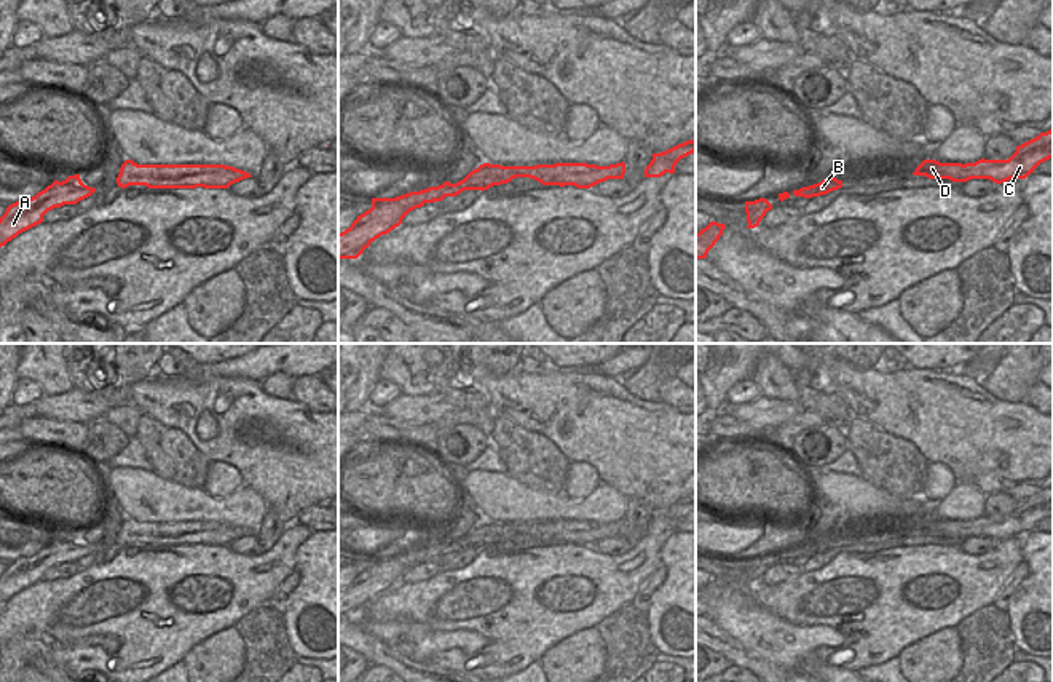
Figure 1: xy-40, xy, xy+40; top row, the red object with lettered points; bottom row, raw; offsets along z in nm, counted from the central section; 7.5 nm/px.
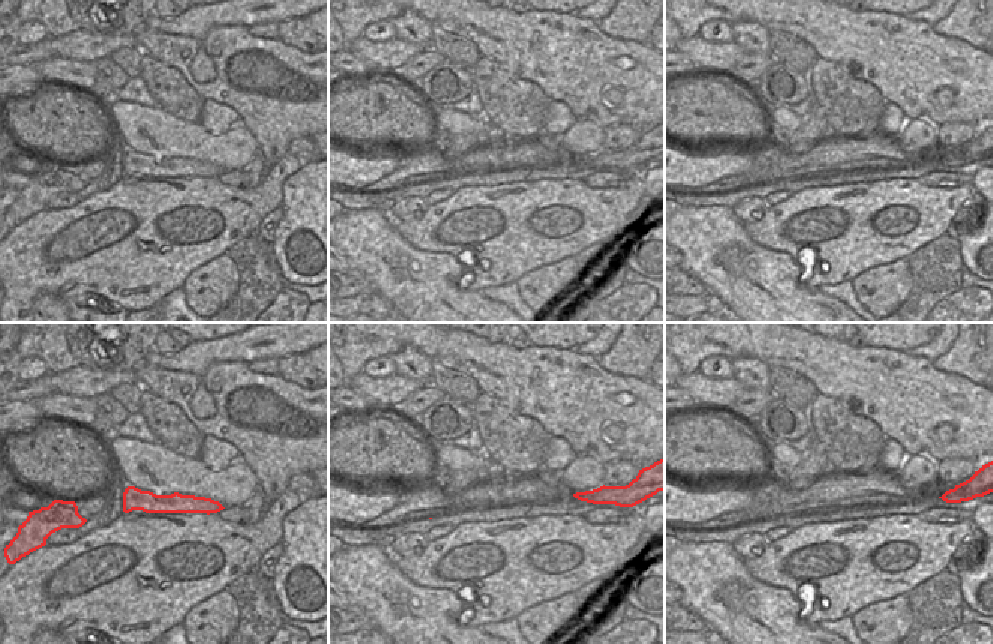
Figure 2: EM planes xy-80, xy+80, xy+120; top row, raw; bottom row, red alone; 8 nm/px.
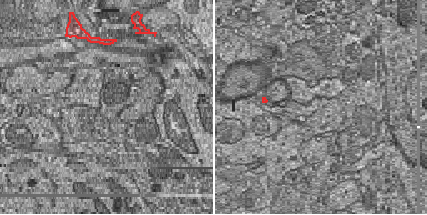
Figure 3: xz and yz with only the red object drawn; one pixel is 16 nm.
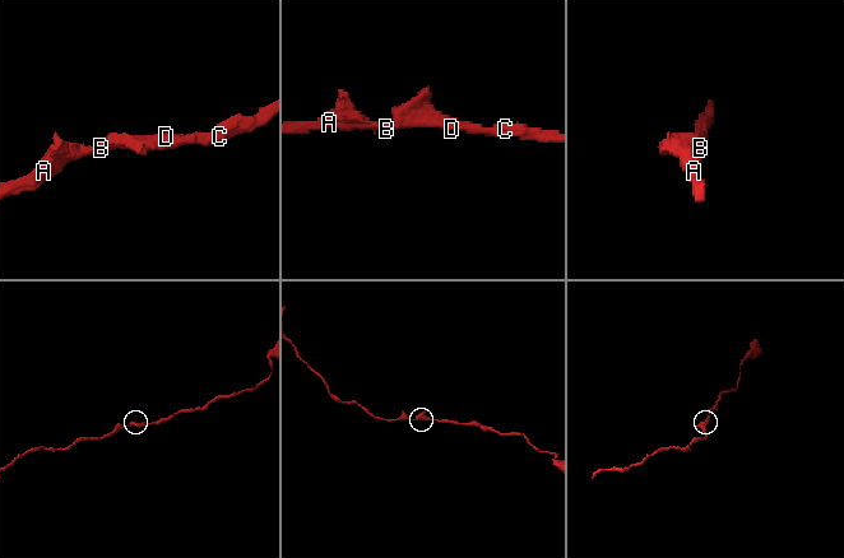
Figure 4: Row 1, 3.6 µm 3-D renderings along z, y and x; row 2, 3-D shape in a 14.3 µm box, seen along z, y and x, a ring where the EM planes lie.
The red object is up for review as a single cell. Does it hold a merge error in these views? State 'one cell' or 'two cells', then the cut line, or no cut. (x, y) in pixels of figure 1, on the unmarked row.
one cell; cut none

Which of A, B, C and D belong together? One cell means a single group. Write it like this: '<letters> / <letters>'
A B C D

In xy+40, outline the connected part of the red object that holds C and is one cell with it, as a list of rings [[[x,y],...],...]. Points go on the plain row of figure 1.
[[[1053,487],[1040,490],[1037,495],[1018,503],[1008,517],[981,516],[965,522],[924,517],[913,532],[929,537],[949,537],[952,540],[989,537],[1002,541],[1010,537],[1026,537],[1040,521],[1050,516],[1053,516]]]

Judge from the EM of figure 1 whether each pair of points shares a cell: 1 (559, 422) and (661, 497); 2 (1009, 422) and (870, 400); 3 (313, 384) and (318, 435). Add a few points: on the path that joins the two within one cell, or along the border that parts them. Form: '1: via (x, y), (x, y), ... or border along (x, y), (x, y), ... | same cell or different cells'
1: via (584, 420), (635, 471) | same cell
2: via (974, 422), (956, 422), (943, 412), (905, 404) | same cell
3: border along (292, 398), (321, 414) | different cells

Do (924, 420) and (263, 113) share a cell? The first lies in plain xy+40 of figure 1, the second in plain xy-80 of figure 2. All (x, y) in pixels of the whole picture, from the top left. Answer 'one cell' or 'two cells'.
one cell

